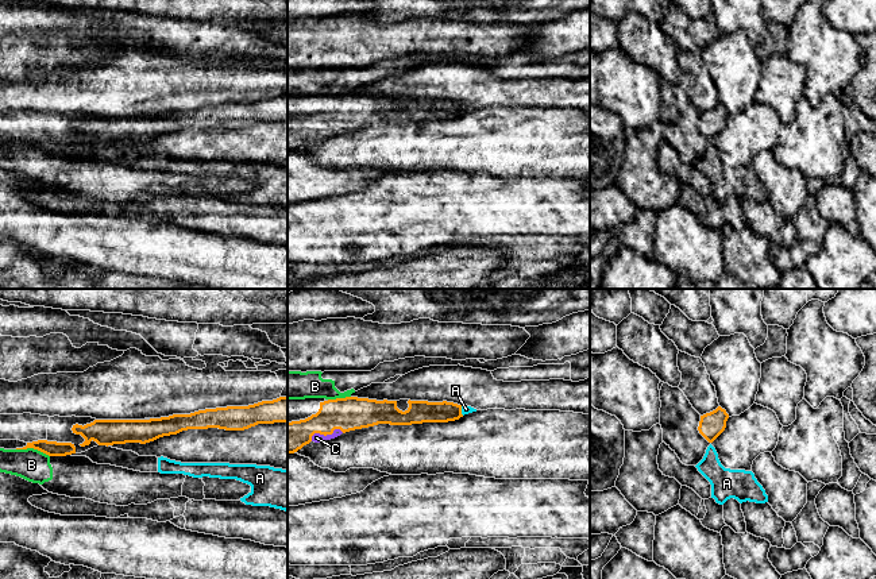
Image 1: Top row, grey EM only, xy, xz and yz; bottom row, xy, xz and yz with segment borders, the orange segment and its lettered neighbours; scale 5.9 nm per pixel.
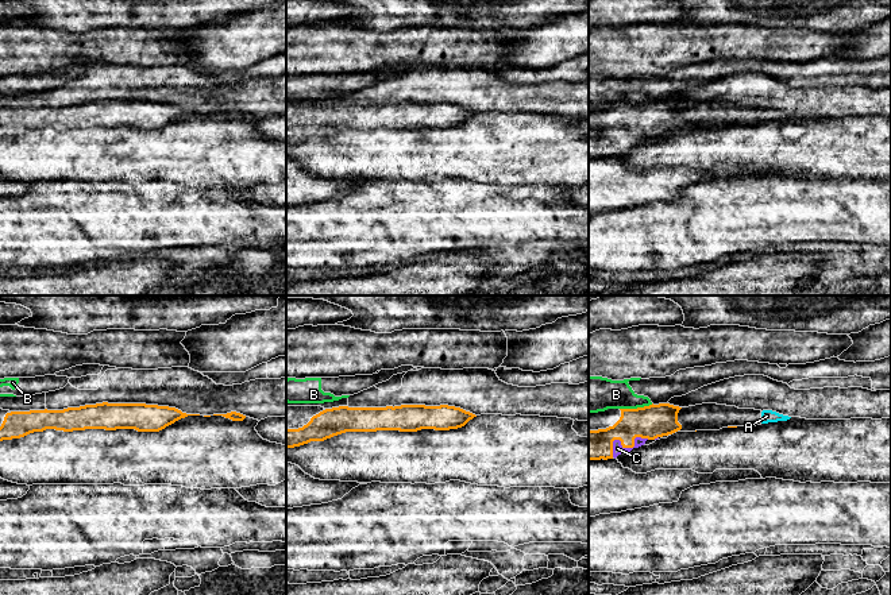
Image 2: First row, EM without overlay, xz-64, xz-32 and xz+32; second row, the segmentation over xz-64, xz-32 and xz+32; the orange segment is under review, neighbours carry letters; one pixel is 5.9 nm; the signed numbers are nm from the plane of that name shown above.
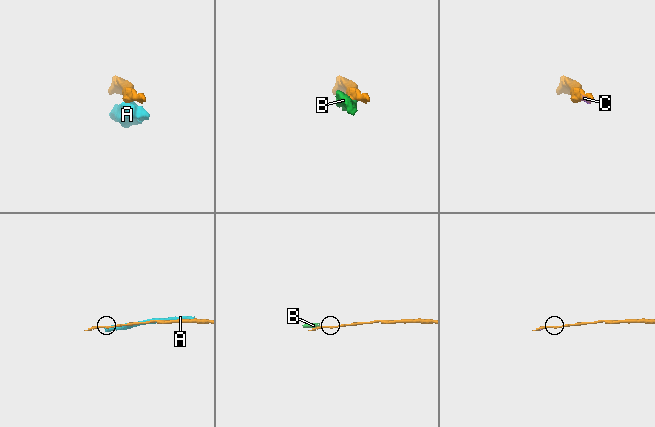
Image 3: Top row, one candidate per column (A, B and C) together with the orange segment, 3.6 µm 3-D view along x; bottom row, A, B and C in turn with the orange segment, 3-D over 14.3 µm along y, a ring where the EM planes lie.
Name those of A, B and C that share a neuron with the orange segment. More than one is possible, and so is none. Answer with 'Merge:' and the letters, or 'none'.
Merge: C

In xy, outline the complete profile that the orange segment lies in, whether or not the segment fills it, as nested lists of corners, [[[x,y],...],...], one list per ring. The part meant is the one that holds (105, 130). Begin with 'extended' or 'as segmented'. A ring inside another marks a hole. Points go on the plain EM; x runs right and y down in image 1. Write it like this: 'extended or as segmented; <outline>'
as segmented; [[[288,94],[248,104],[205,107],[150,117],[94,117],[84,124],[76,121],[72,128],[85,136],[81,144],[89,143],[92,138],[108,144],[126,140],[146,142],[188,127],[244,128],[258,121],[274,120],[288,120]]]

